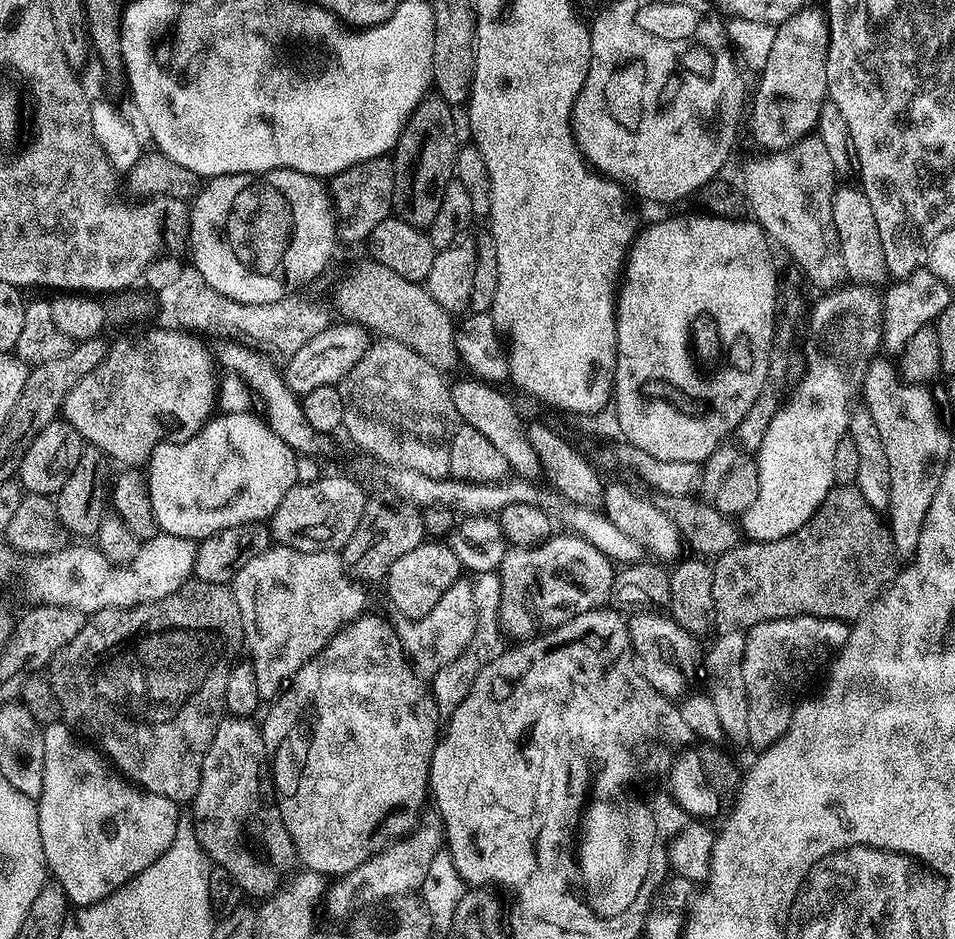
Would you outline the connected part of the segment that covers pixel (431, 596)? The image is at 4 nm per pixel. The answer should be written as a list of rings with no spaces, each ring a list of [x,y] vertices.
[[[425,542],[402,554],[402,558],[390,566],[386,577],[388,600],[406,619],[419,622],[434,610],[434,606],[438,606],[438,602],[442,602],[442,594],[446,594],[446,590],[450,590],[452,583],[461,576],[462,565],[451,543]]]

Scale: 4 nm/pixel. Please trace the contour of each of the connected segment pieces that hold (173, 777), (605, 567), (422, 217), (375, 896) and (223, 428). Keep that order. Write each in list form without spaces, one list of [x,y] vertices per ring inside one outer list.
[[[193,579],[182,585],[174,594],[161,600],[136,604],[133,608],[107,608],[91,613],[85,619],[82,630],[78,630],[78,634],[74,634],[74,638],[70,638],[70,642],[59,645],[51,653],[46,664],[46,679],[60,703],[63,723],[79,733],[81,737],[89,736],[89,738],[84,738],[91,741],[131,783],[143,788],[145,792],[162,794],[162,798],[170,798],[178,806],[184,806],[198,794],[198,786],[202,778],[202,762],[206,758],[208,747],[221,720],[226,715],[225,696],[230,683],[228,667],[232,664],[232,655],[242,648],[244,643],[242,614],[238,610],[238,602],[234,598],[231,587],[226,584]]]
[[[553,534],[548,539],[538,544],[538,560],[550,560],[550,576],[554,576],[554,584],[572,584],[568,590],[572,594],[574,604],[570,604],[562,614],[558,616],[558,622],[565,624],[570,622],[570,618],[574,618],[578,614],[586,614],[592,612],[596,608],[605,607],[612,598],[612,583],[617,574],[613,561],[606,558],[606,554],[602,554],[602,550],[598,550],[598,546],[590,546],[590,542],[586,542],[586,538],[574,536],[571,534]]]
[[[438,94],[425,95],[424,99],[408,116],[404,129],[396,140],[394,155],[391,157],[394,166],[394,212],[399,219],[410,222],[416,228],[427,229],[434,222],[434,214],[438,214],[438,206],[442,206],[442,194],[446,186],[454,179],[456,167],[456,120],[452,117],[453,105],[446,103]]]
[[[417,827],[407,838],[385,848],[383,852],[376,853],[362,866],[358,866],[358,870],[333,879],[323,897],[322,908],[336,920],[348,920],[371,904],[376,906],[381,902],[393,900],[396,896],[419,893],[432,856],[442,848],[441,829],[424,827]]]
[[[247,411],[213,415],[190,439],[165,442],[152,451],[146,461],[146,479],[160,532],[199,542],[230,526],[264,522],[275,514],[288,491],[297,484],[298,453],[286,446],[286,442],[282,442],[259,415],[250,415]]]

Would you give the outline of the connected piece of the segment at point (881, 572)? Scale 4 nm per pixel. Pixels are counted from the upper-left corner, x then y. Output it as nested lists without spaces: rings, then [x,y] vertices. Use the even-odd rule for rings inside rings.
[[[834,486],[828,492],[828,497],[818,506],[818,510],[804,525],[794,534],[790,534],[781,540],[753,540],[751,542],[740,542],[729,552],[715,557],[712,564],[712,577],[714,578],[714,598],[712,599],[712,624],[717,633],[742,632],[747,633],[749,628],[758,626],[767,620],[778,618],[790,618],[791,616],[817,616],[818,618],[830,618],[831,620],[843,620],[854,622],[864,611],[870,607],[881,592],[896,579],[898,575],[898,557],[892,544],[892,535],[883,523],[876,521],[877,513],[862,498],[862,494],[855,486]]]

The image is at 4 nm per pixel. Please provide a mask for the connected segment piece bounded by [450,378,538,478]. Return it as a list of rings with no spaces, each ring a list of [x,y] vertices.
[[[470,378],[472,380],[460,380],[451,385],[452,401],[457,417],[463,423],[474,426],[494,442],[502,458],[506,458],[509,469],[517,477],[531,477],[537,471],[536,452],[532,449],[532,443],[528,441],[525,429],[520,428],[520,416],[516,413],[516,408],[499,392],[499,387],[485,382],[479,378]]]

